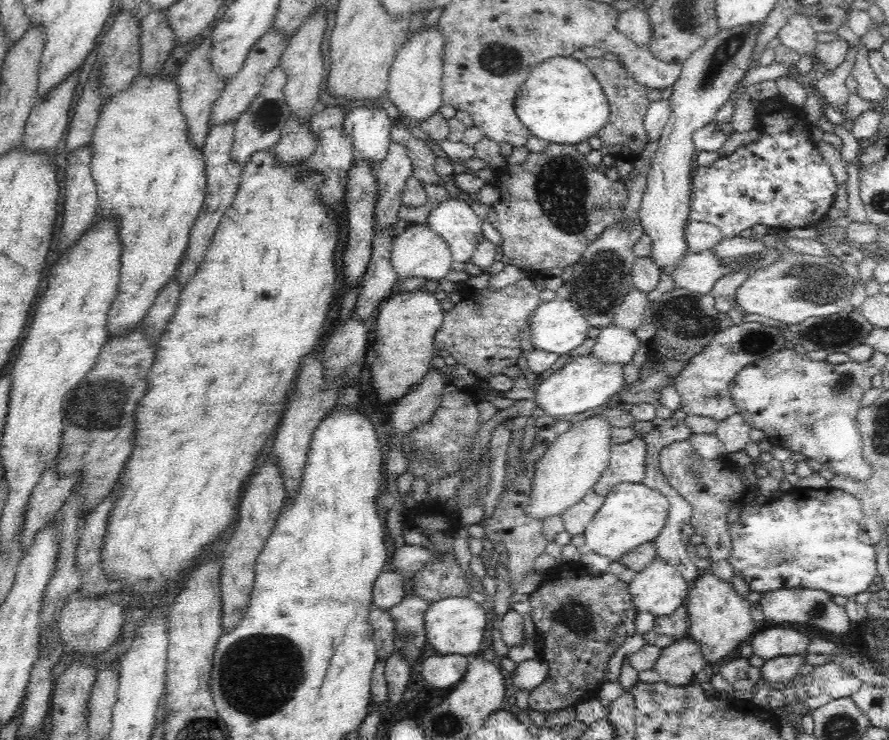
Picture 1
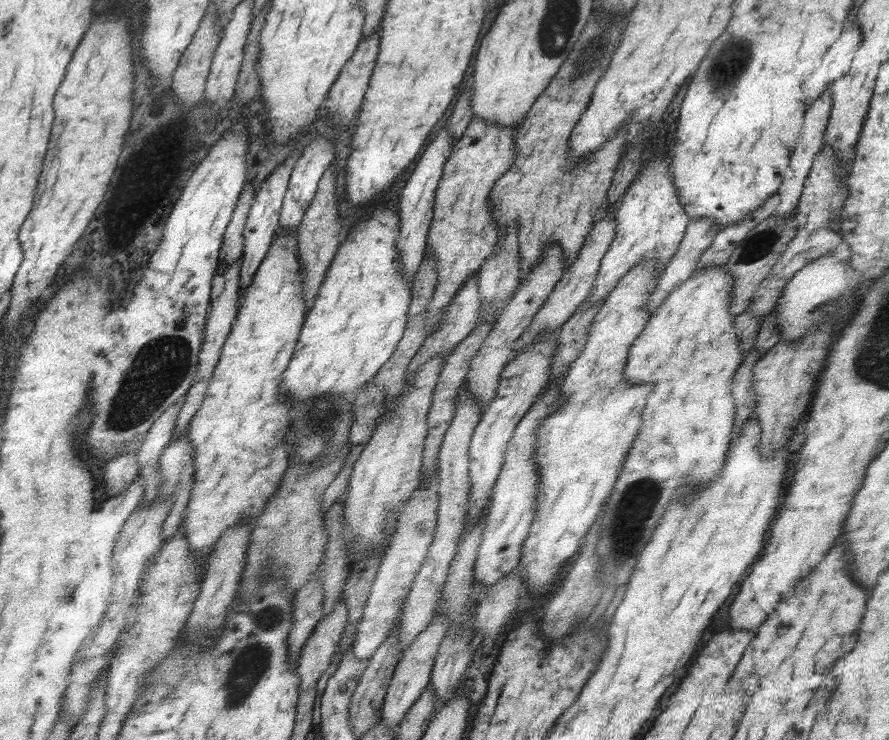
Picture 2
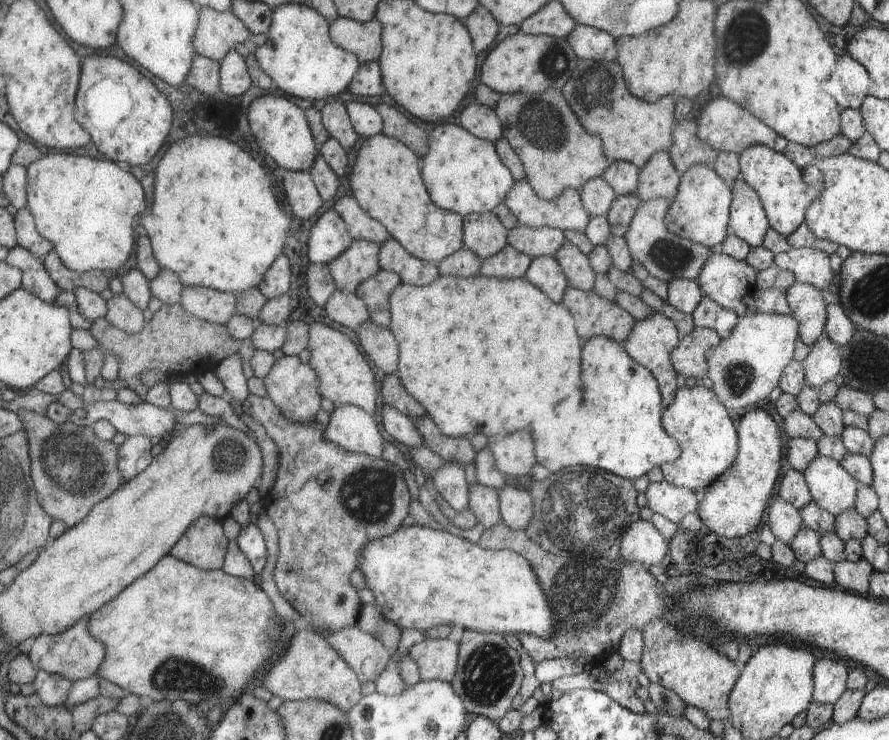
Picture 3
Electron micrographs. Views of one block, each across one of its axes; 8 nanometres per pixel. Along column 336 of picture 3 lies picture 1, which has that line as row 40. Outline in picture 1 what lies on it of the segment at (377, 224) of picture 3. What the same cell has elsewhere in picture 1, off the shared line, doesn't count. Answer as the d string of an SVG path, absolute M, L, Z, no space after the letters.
M206 36L196 45L196 48L190 52L186 61L179 69L177 76L177 104L180 105L180 112L184 116L185 136L193 144L195 150L203 148L209 130L209 119L212 114L212 106L220 93L224 90L225 85L221 82L222 76L217 76L211 66L209 66L209 54L212 48L212 37Z

